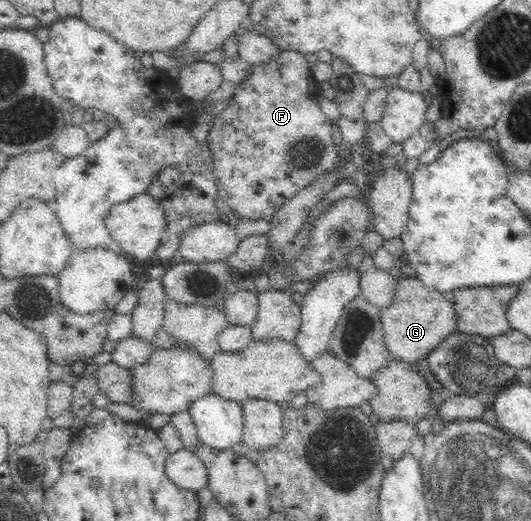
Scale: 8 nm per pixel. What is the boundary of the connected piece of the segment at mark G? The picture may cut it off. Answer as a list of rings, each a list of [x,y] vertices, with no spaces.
[[[403,276],[397,280],[392,303],[381,310],[381,322],[384,344],[393,360],[415,364],[427,359],[431,351],[444,341],[447,335],[457,331],[458,316],[454,311],[454,302],[446,299],[442,292],[424,286],[417,276]]]

